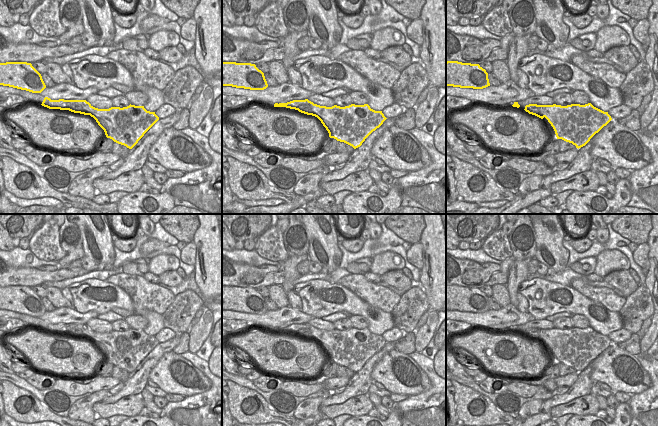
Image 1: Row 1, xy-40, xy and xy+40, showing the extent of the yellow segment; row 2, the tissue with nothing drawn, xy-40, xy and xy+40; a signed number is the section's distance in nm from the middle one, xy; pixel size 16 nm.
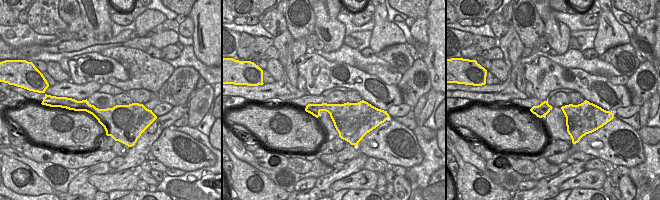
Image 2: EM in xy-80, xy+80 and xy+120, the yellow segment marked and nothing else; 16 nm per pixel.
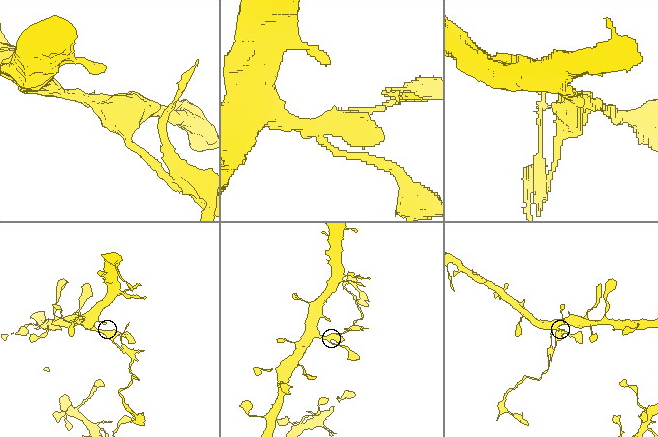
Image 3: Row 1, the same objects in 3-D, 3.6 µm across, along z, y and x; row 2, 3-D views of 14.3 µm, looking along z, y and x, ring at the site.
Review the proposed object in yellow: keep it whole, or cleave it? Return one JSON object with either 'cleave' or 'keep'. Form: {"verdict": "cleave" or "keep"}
{"verdict": "cleave"}

